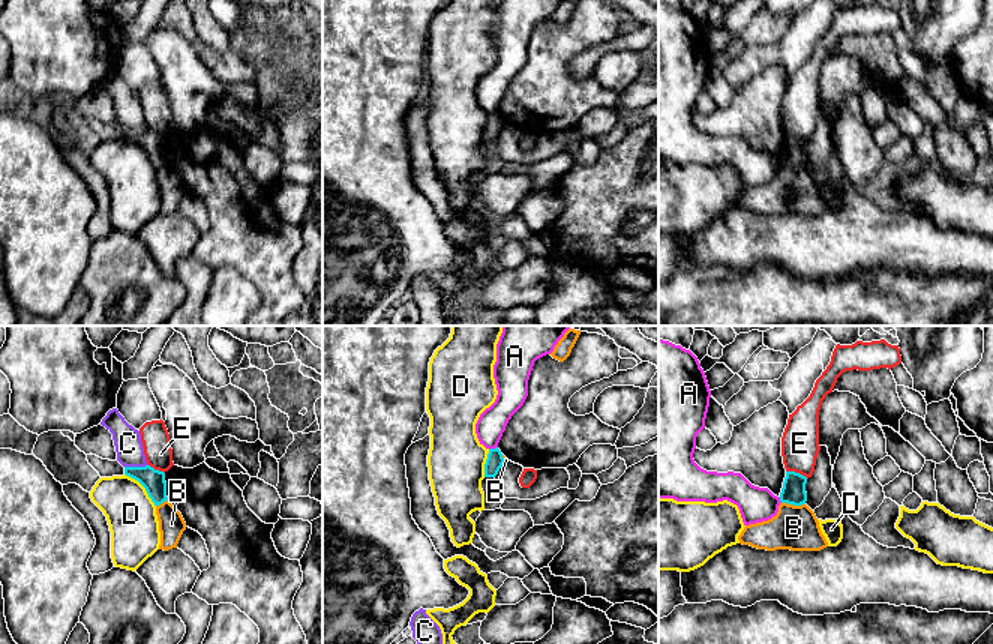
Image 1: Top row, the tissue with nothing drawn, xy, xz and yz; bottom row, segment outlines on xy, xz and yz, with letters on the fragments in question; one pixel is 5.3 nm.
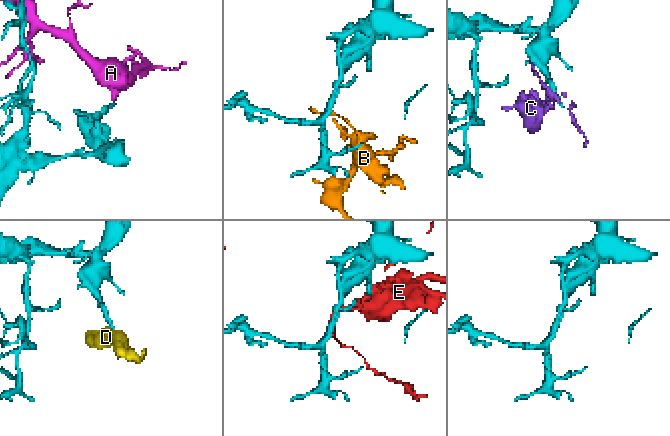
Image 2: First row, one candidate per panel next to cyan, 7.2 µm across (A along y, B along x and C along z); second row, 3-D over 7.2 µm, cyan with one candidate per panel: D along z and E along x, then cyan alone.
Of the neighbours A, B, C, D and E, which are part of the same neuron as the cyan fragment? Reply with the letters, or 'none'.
none

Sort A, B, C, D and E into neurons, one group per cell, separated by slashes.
A / B / C / D / E

